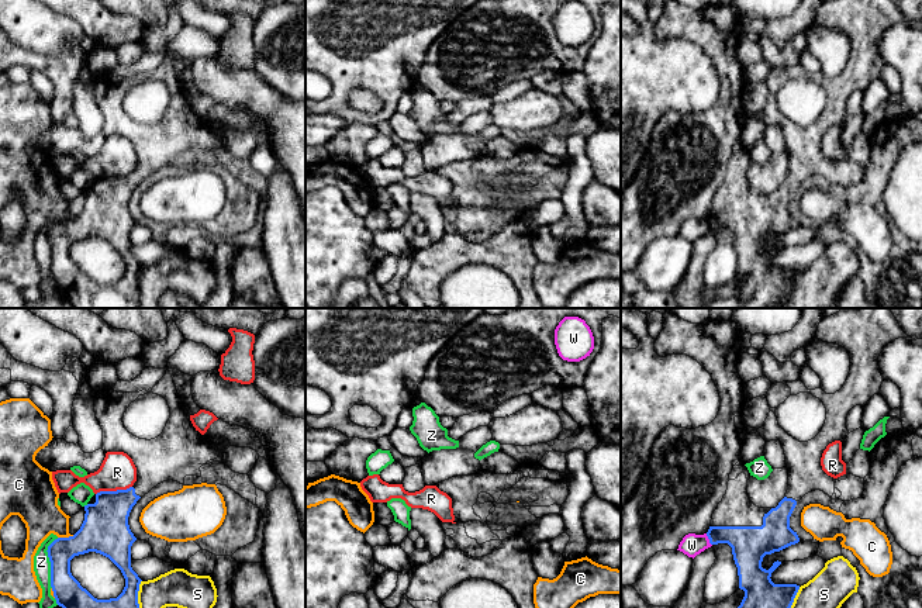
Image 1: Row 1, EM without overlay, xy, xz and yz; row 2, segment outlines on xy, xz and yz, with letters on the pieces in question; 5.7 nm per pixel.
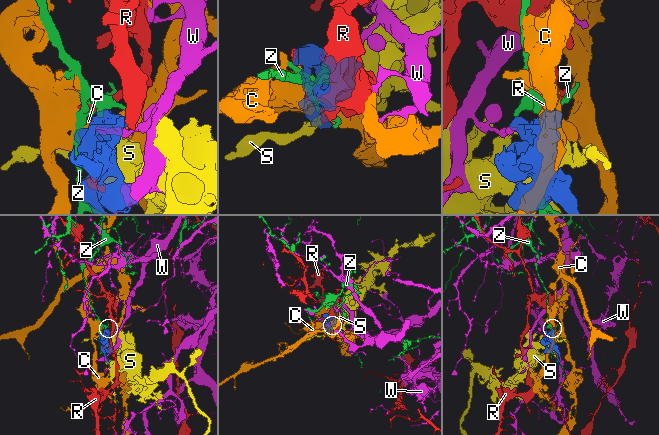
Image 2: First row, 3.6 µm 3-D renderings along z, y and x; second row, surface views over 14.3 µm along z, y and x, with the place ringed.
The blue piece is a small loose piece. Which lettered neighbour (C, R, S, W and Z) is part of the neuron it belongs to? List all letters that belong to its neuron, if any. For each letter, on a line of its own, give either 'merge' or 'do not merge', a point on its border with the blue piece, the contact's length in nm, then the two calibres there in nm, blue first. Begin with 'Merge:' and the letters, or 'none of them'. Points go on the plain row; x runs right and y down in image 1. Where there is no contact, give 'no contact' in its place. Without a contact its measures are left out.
Merge: none of them
C: do not merge | xy (65, 223) | 100 nm | 260/240 nm
R: do not merge | xy (113, 176) | 220 nm | 260/200 nm
S: do not merge | yz (788, 293) | 280 nm | 240/280 nm
W: do not merge | yz (708, 223) | 80 nm | 220/130 nm
Z: do not merge | xy (49, 245) | 300 nm | 170/100 nm

